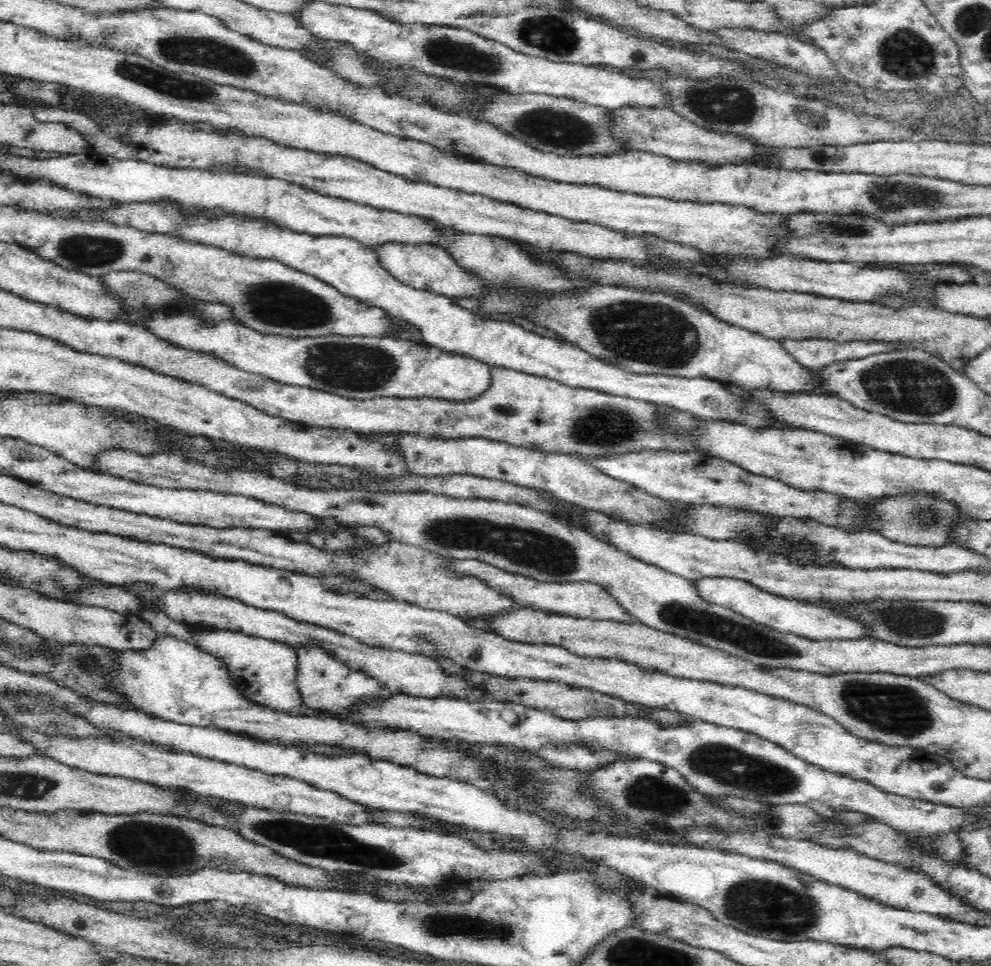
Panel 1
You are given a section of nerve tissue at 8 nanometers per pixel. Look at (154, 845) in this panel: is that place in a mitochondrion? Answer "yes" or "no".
yes

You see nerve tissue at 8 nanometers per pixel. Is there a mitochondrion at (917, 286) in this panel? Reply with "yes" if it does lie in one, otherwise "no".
no

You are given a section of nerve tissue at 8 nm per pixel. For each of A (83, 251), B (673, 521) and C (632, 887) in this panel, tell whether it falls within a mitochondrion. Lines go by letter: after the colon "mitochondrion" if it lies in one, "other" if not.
A: mitochondrion
B: other
C: other

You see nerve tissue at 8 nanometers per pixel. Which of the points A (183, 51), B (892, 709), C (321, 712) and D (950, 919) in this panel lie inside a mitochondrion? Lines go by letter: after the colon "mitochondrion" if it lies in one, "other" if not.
A: mitochondrion
B: mitochondrion
C: other
D: other

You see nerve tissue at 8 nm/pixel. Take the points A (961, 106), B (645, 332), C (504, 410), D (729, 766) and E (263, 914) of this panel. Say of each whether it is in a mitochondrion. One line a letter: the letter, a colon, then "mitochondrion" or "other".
A: other
B: mitochondrion
C: other
D: mitochondrion
E: other

